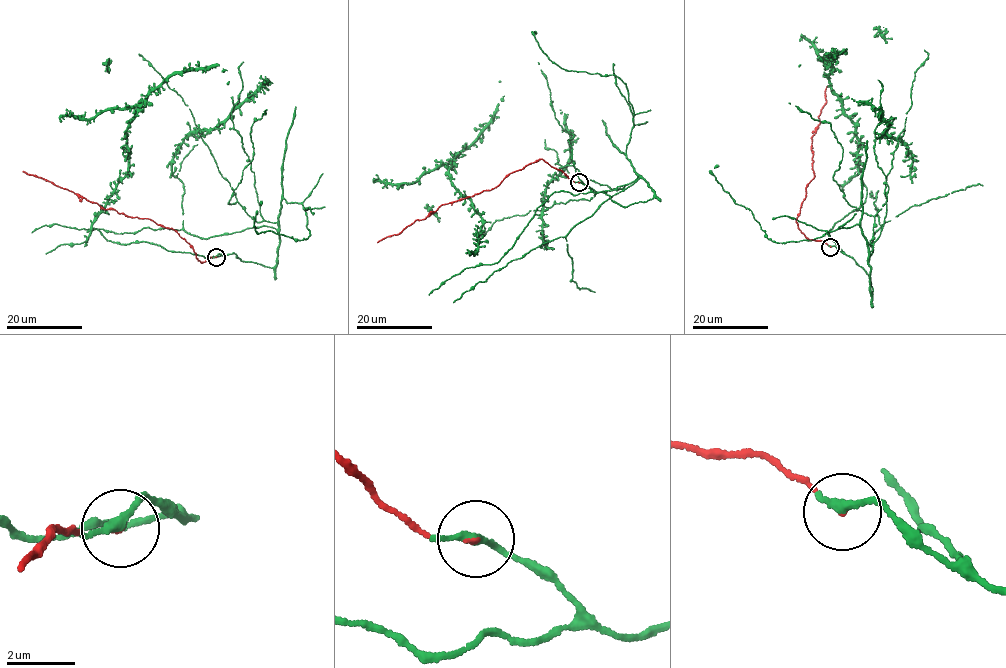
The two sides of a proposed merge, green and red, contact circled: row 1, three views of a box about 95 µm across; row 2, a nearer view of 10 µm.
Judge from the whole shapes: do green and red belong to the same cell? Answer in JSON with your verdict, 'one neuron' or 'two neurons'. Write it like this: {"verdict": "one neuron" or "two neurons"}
{"verdict": "one neuron"}

